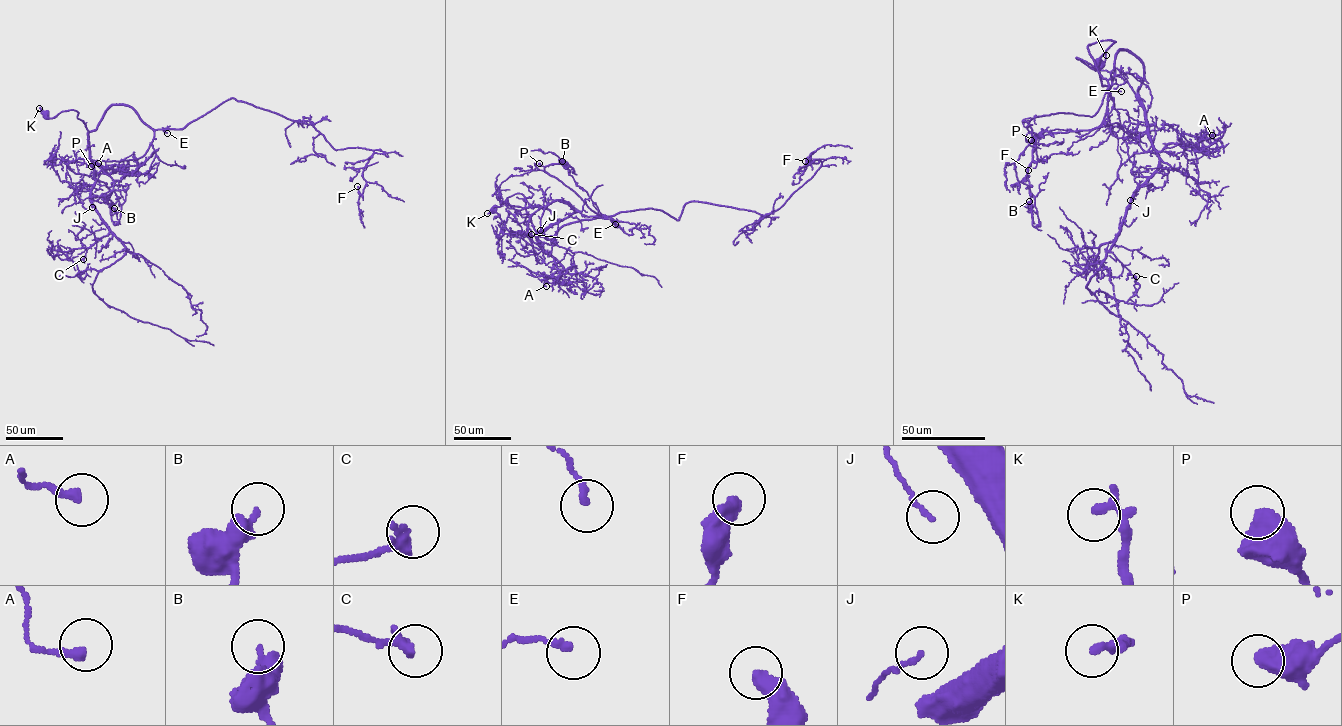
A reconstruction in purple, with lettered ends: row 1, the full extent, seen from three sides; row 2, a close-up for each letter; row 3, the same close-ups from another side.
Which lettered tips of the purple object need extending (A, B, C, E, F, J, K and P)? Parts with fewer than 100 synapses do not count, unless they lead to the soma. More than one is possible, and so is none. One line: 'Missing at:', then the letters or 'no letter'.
Missing at: no letter

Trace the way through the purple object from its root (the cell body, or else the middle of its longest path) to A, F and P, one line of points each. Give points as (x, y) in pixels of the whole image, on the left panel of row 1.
A: (46, 114), (53, 118), (63, 111), (76, 110), (87, 130), (94, 172), (115, 170), (98, 163)
F: (46, 114), (76, 110), (88, 136), (123, 104), (179, 129), (233, 98), (335, 150), (372, 150), (357, 186)
P: (46, 114), (76, 110), (88, 136), (111, 106), (123, 104), (153, 130), (141, 157), (91, 166)

